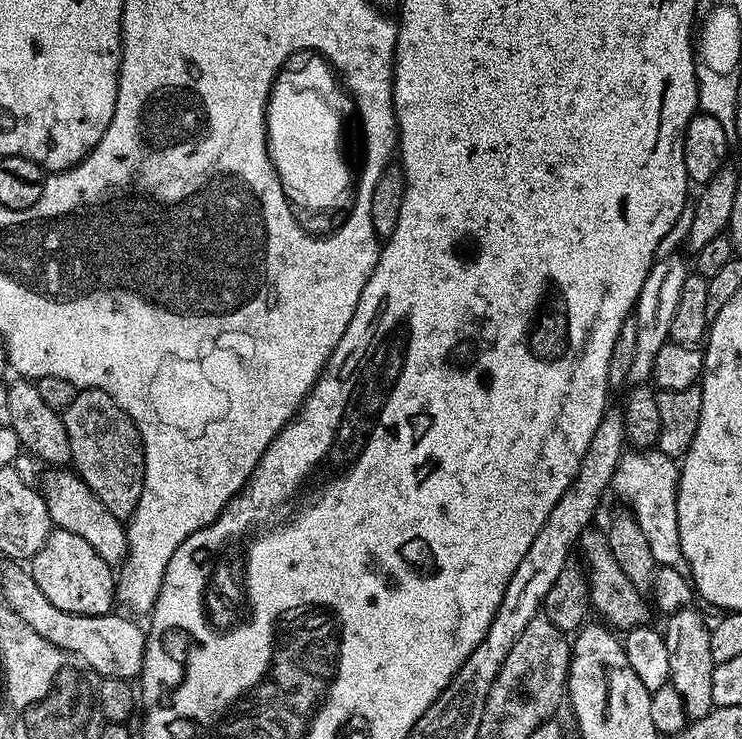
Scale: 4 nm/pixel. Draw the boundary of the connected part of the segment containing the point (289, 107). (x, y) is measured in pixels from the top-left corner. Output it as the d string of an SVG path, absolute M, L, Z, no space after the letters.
M295 52L281 66L268 96L268 153L288 203L297 209L328 212L349 203L354 192L354 168L352 172L344 149L344 119L353 108L336 69L320 52Z

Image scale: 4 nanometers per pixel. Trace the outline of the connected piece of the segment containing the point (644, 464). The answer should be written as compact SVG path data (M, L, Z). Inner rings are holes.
M628 450L620 457L610 488L629 504L625 505L638 526L642 526L642 534L646 534L650 554L654 554L657 565L683 569L684 555L680 549L676 517L676 486L679 481L680 470L673 457L659 450Z

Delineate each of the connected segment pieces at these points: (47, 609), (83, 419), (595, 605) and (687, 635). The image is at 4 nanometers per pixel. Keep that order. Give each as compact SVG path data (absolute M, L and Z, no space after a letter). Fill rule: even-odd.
M12 562L4 572L4 592L2 598L26 622L26 626L34 626L46 642L54 642L62 650L82 658L86 666L95 670L96 675L109 680L135 681L144 669L144 642L146 632L135 624L135 619L127 615L116 616L83 616L70 614L66 610L58 610L42 590L38 590L38 582L34 582L31 571L19 563ZM132 619L132 620L127 620Z
M100 388L77 391L74 402L70 402L62 415L70 438L71 467L76 475L94 490L102 506L106 506L114 518L131 520L144 489L144 443L135 422Z
M589 526L580 535L578 552L584 555L583 567L586 569L588 578L591 611L595 615L597 612L601 616L597 616L601 621L607 622L616 630L629 630L636 625L647 625L650 619L648 619L648 604L644 601L645 593L636 588L634 582L630 582L630 578L622 574L618 562L614 562L614 554L610 554L610 542L607 535L601 529L599 532L596 526Z
M695 607L680 608L667 617L668 625L662 628L666 642L667 653L670 656L670 685L681 696L685 714L692 720L700 720L706 714L710 714L714 707L713 699L713 675L717 664L710 654L710 624L704 621L700 612L695 612Z

